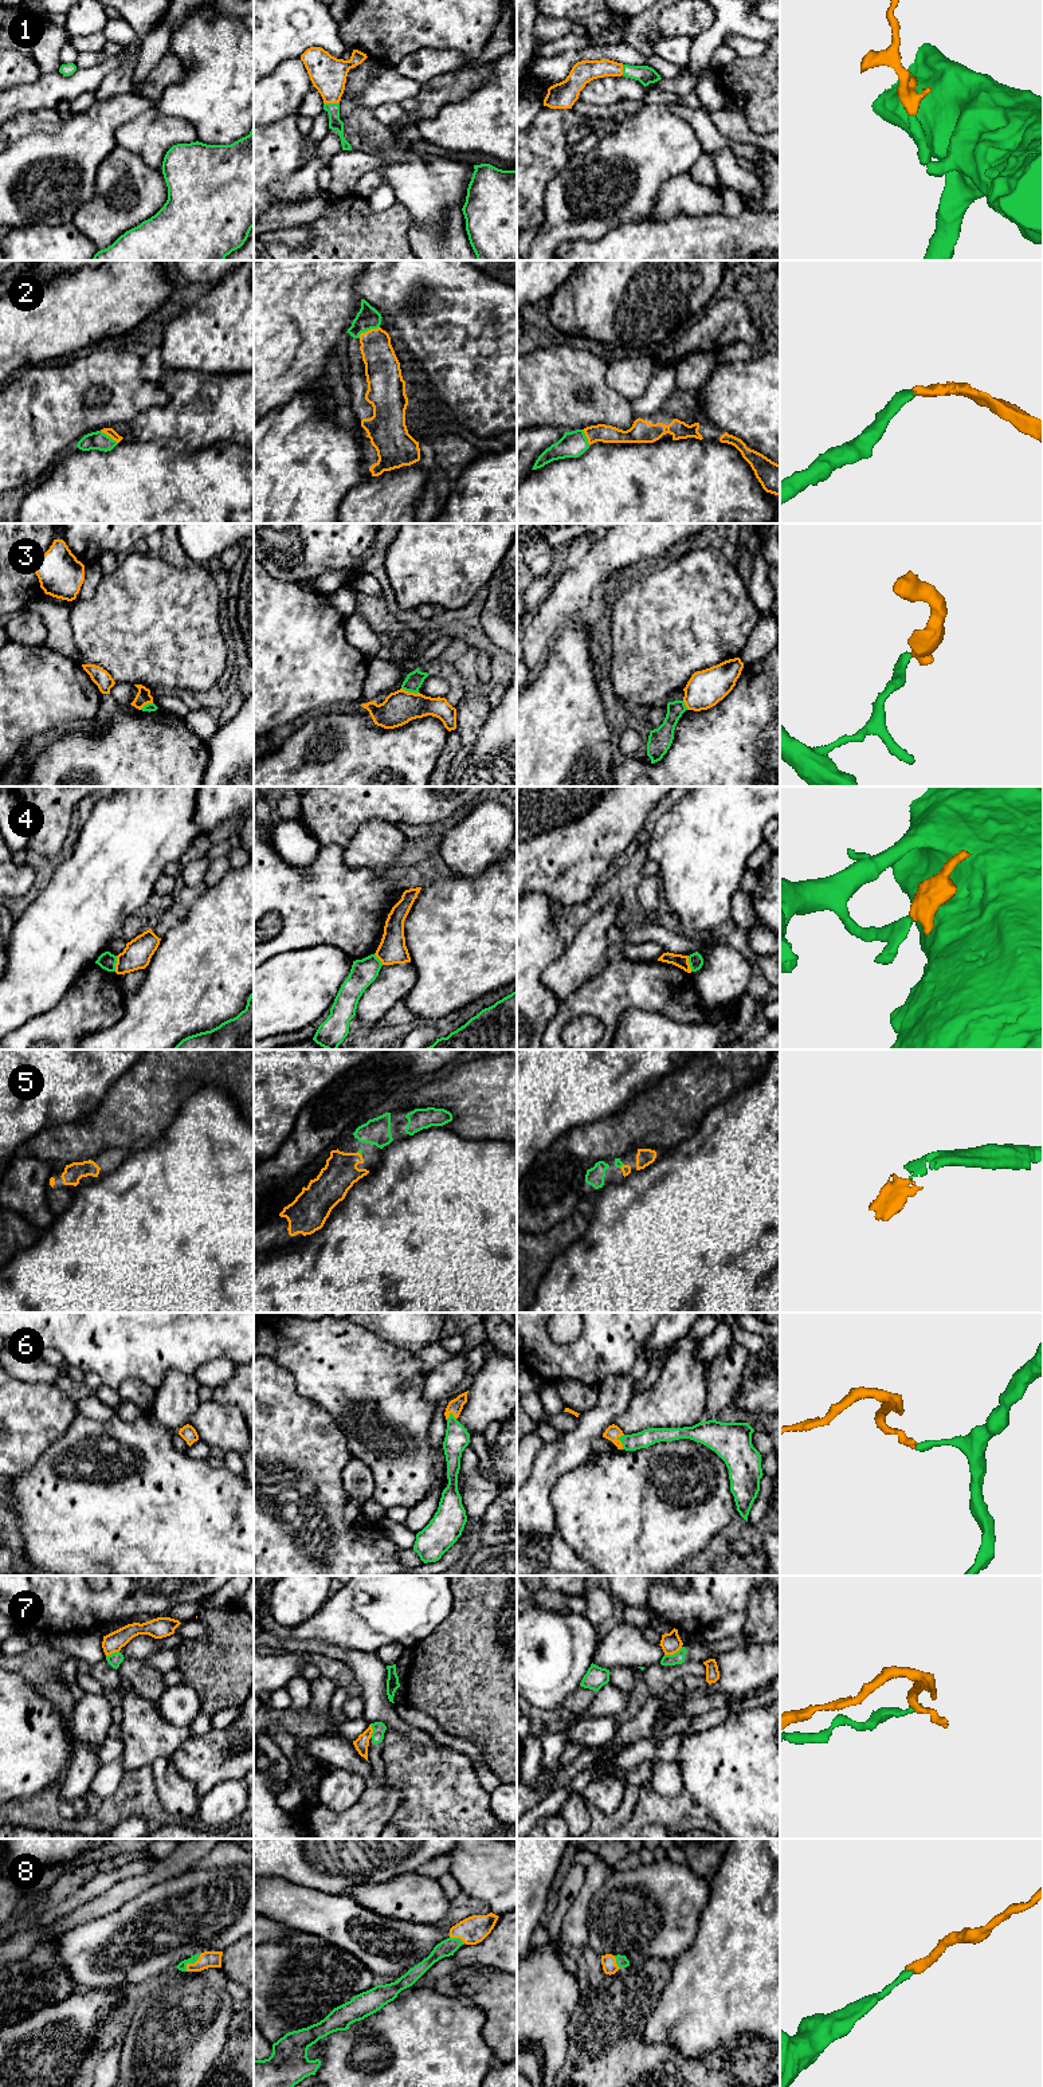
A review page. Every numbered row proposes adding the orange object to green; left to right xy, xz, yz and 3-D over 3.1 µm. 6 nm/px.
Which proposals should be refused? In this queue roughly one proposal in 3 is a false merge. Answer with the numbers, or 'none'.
3, 4, 7

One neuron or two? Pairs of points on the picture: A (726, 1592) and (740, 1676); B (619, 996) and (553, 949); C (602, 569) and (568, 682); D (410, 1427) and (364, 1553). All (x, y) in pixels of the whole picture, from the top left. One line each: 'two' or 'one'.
A: two
B: two
C: two
D: two

